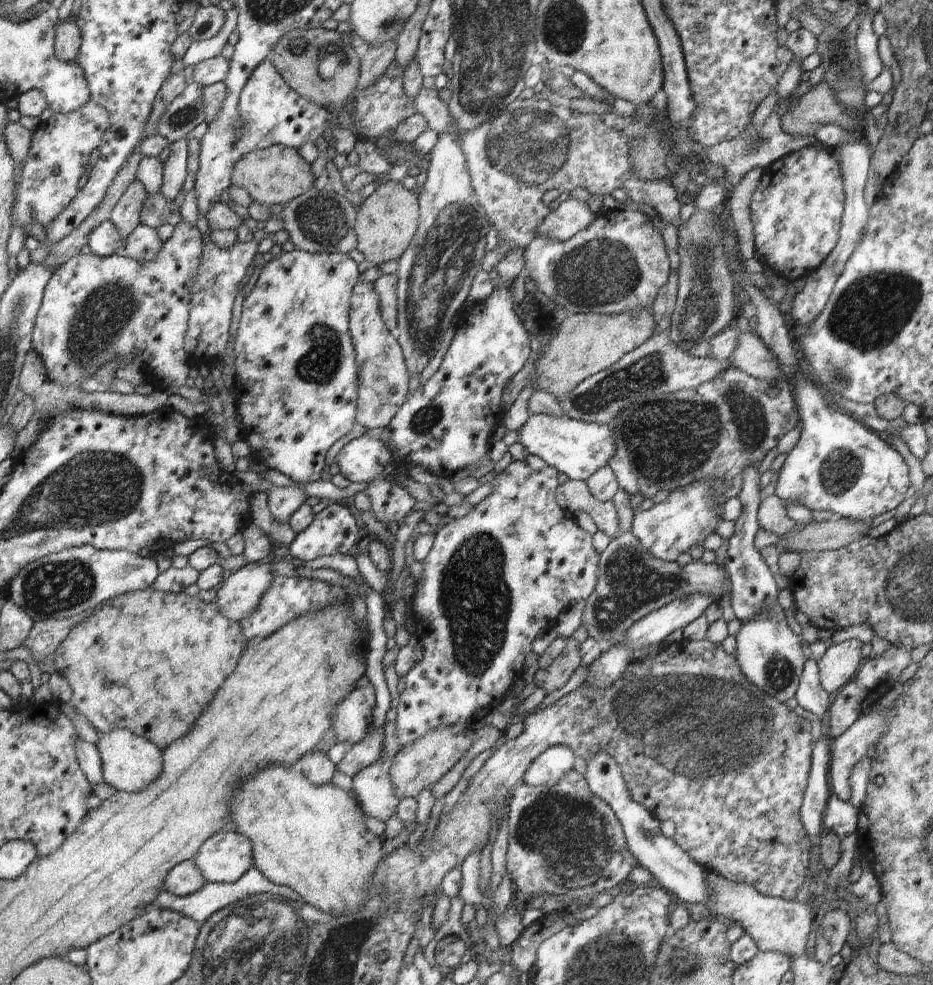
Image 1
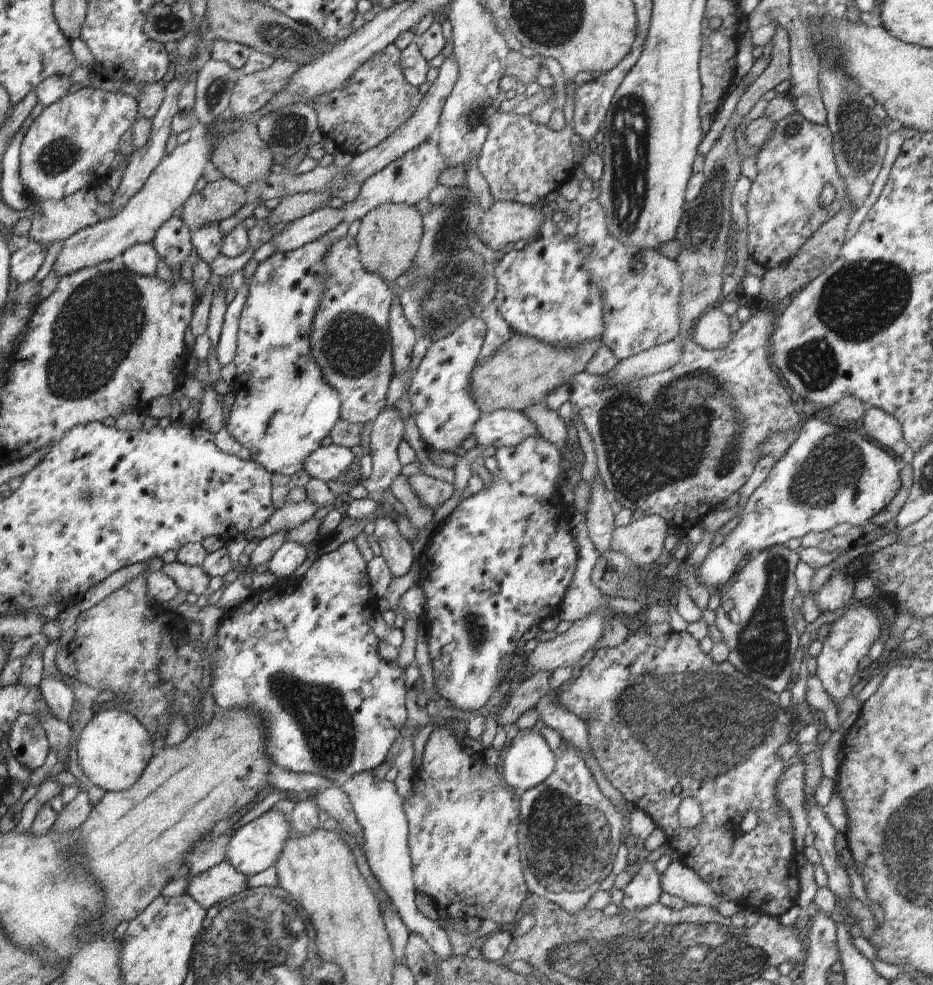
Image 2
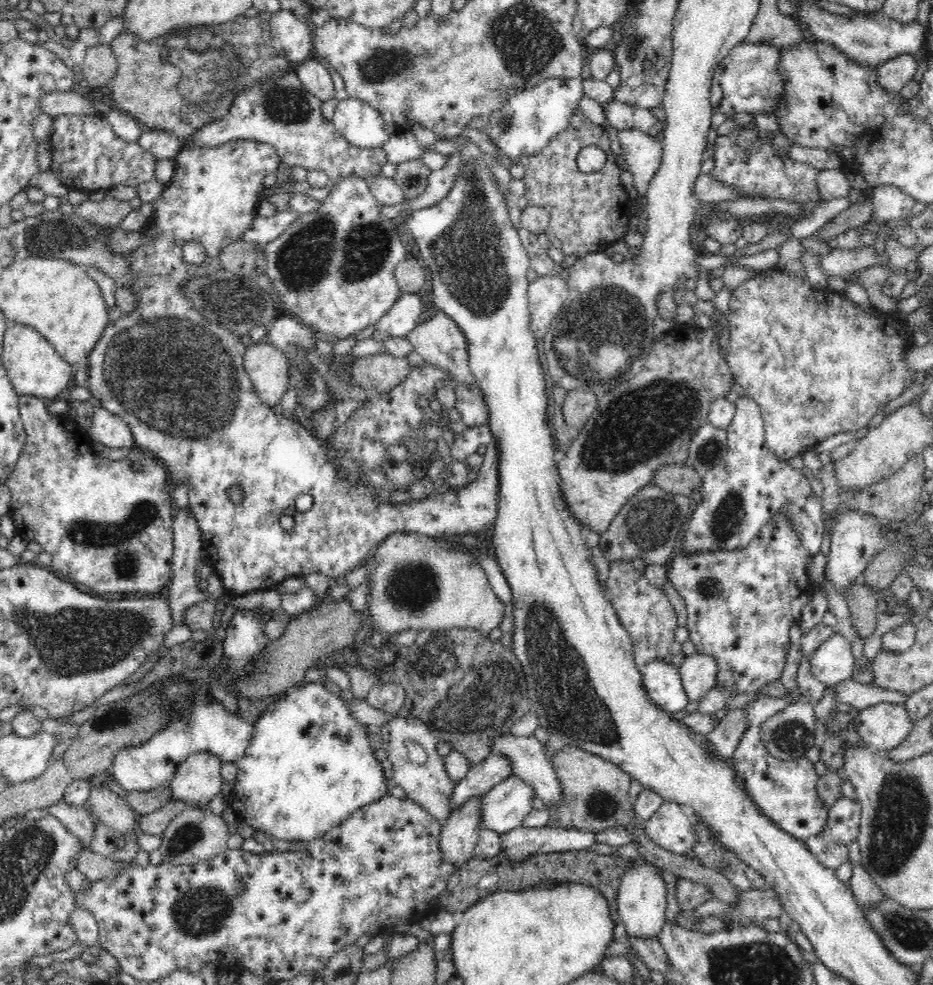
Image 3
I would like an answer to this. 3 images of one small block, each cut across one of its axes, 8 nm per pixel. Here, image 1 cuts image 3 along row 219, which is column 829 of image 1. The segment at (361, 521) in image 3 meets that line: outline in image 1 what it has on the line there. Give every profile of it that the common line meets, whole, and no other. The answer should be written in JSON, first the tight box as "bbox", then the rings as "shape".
{"bbox":[750,145,845,282],"shape":[[[809,145],[764,167],[750,204],[757,258],[786,282],[818,271],[838,243],[845,197],[841,169],[826,146]]]}

